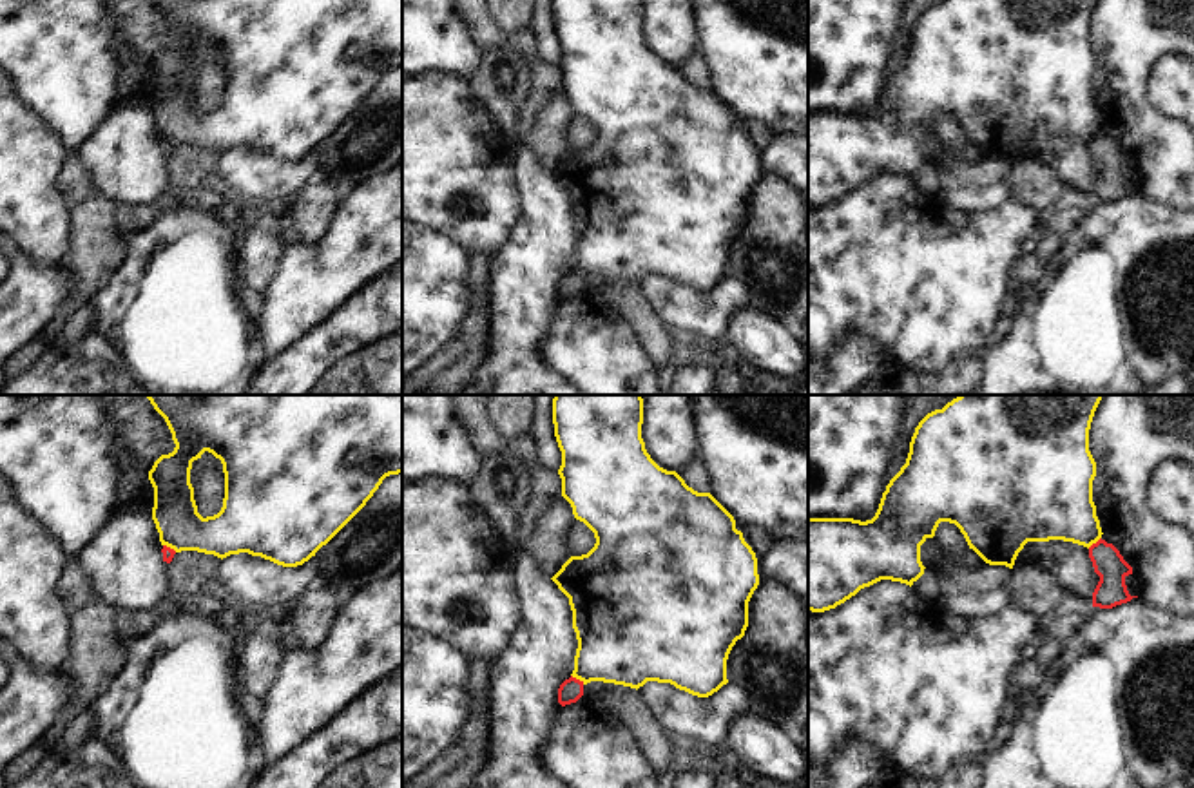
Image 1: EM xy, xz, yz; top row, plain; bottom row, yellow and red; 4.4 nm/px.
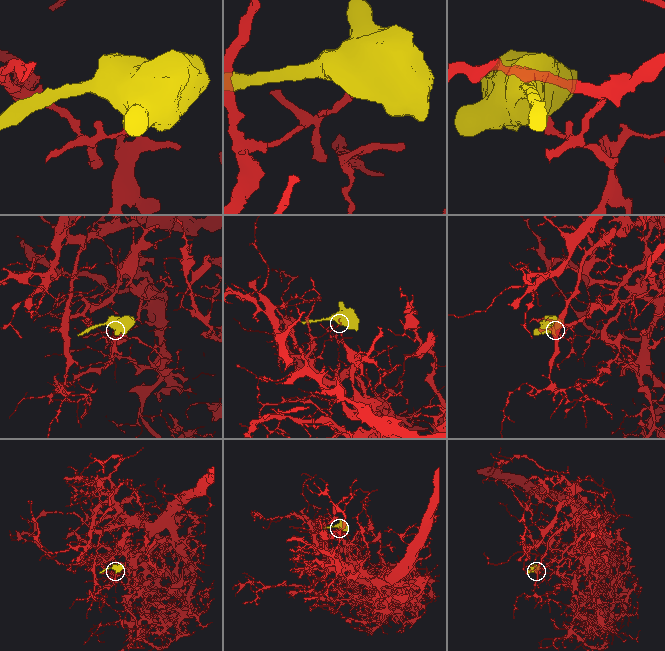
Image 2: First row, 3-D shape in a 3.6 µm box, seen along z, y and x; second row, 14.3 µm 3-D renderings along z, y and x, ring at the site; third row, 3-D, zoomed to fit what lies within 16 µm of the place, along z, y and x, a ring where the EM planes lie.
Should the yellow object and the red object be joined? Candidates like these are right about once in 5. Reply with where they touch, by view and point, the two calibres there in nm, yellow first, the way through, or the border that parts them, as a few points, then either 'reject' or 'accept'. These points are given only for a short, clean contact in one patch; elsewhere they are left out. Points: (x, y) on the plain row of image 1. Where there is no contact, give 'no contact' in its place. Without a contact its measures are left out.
xz (578, 272) | 380/100 nm | along xz (571, 269), (584, 278) | reject

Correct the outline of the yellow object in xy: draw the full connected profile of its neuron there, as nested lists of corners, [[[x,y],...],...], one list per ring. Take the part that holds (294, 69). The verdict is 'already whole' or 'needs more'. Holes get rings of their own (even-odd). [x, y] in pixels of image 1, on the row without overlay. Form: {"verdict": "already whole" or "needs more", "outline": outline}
{"verdict": "already whole", "outline": [[[154,0],[154,4],[165,13],[176,42],[172,47],[161,49],[149,65],[154,82],[152,114],[161,139],[176,147],[197,145],[221,154],[230,149],[248,147],[283,161],[303,159],[366,100],[386,71],[402,67],[402,0]],[[205,45],[221,54],[225,67],[223,101],[217,109],[207,112],[197,107],[190,78],[192,56],[201,53]]]}

